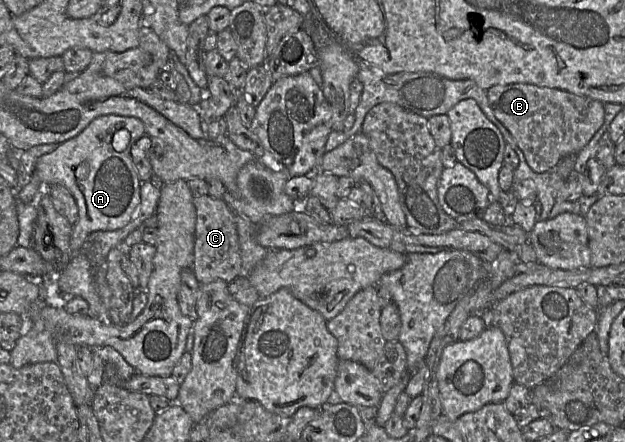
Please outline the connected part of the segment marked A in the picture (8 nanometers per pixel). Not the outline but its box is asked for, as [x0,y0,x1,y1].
[35,115,145,233]

